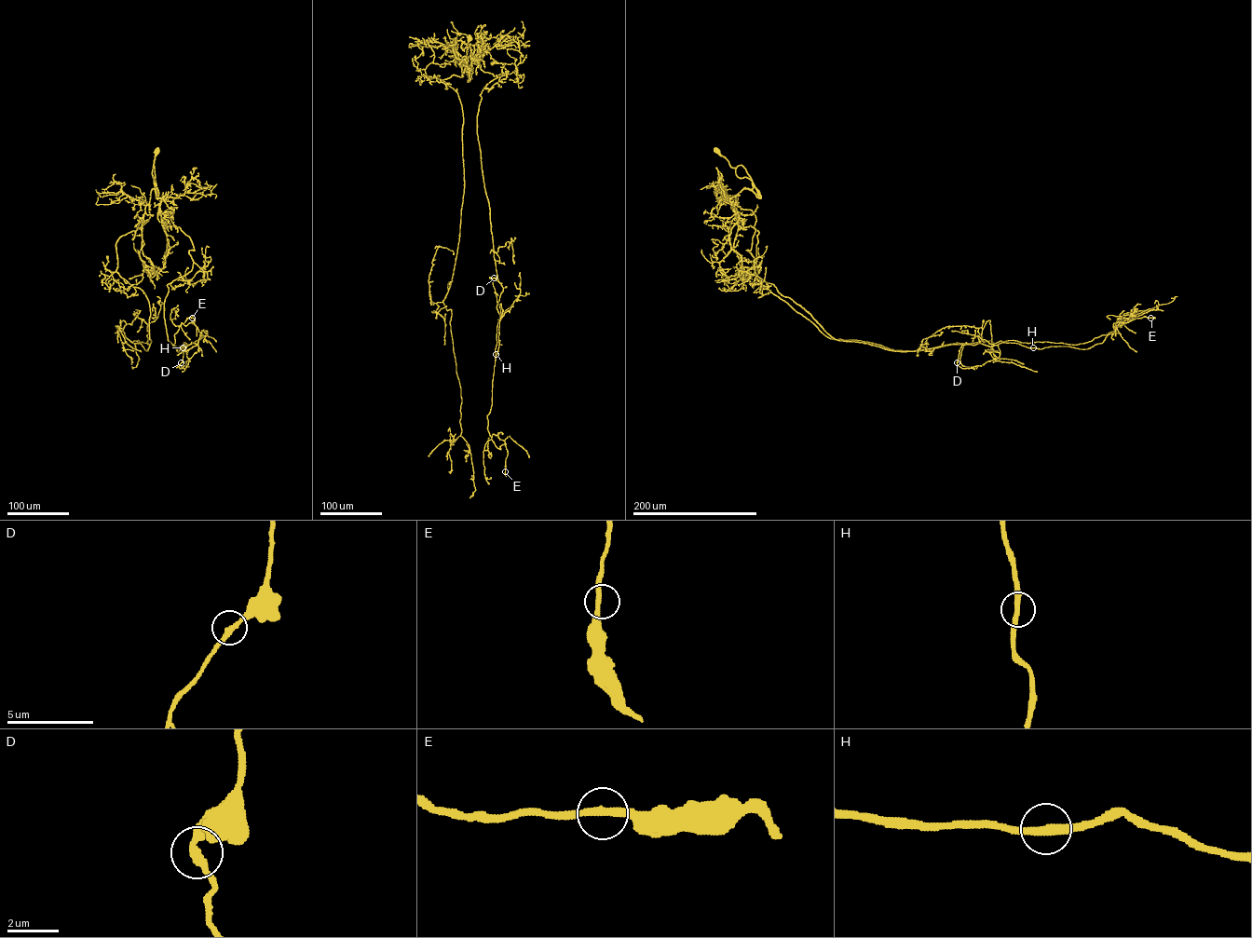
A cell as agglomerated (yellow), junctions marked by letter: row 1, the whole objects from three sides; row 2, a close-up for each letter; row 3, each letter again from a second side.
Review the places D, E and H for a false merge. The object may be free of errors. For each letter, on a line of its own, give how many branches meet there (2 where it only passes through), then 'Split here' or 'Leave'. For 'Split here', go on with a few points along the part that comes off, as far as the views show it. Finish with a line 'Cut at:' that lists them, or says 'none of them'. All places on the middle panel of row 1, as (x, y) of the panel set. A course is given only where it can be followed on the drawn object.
D: Branches: 2. Leave
E: Branches: 2. Leave
H: Branches: 2. Leave
Cut at: none of them

